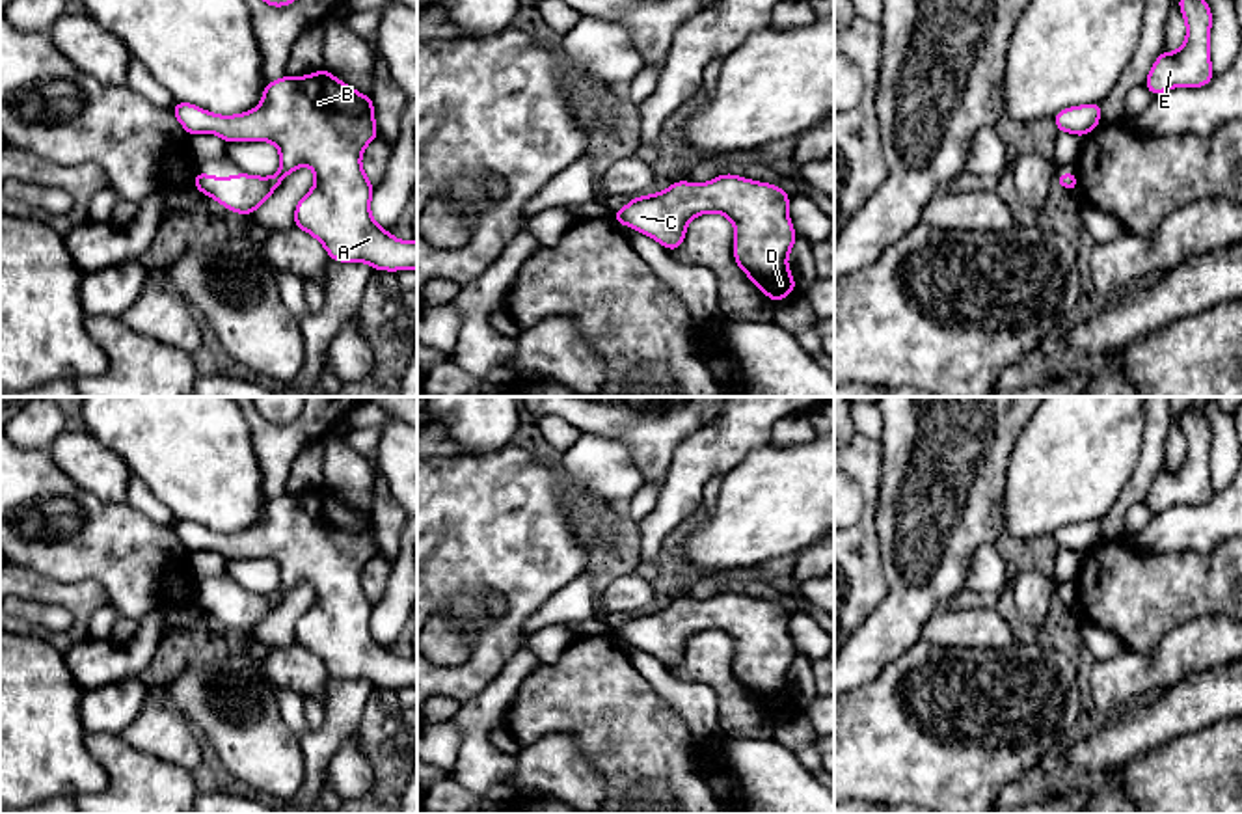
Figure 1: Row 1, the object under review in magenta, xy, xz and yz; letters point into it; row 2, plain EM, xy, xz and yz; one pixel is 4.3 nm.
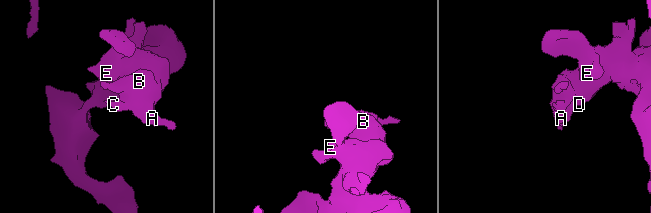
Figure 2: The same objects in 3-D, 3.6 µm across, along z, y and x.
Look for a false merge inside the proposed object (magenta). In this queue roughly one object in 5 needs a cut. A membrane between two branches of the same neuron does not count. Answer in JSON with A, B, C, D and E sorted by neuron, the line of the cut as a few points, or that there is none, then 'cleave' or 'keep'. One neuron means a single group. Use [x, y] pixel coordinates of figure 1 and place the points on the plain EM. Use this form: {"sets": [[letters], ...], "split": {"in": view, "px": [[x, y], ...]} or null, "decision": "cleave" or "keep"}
{"sets": [["A", "B", "C", "D", "E"]], "split": null, "decision": "keep"}

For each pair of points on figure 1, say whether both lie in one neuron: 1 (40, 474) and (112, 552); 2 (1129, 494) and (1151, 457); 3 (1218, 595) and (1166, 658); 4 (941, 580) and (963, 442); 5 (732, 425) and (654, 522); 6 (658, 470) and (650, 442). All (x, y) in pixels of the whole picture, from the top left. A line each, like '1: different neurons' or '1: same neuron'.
1: same neuron
2: same neuron
3: different neurons
4: same neuron
5: same neuron
6: same neuron

